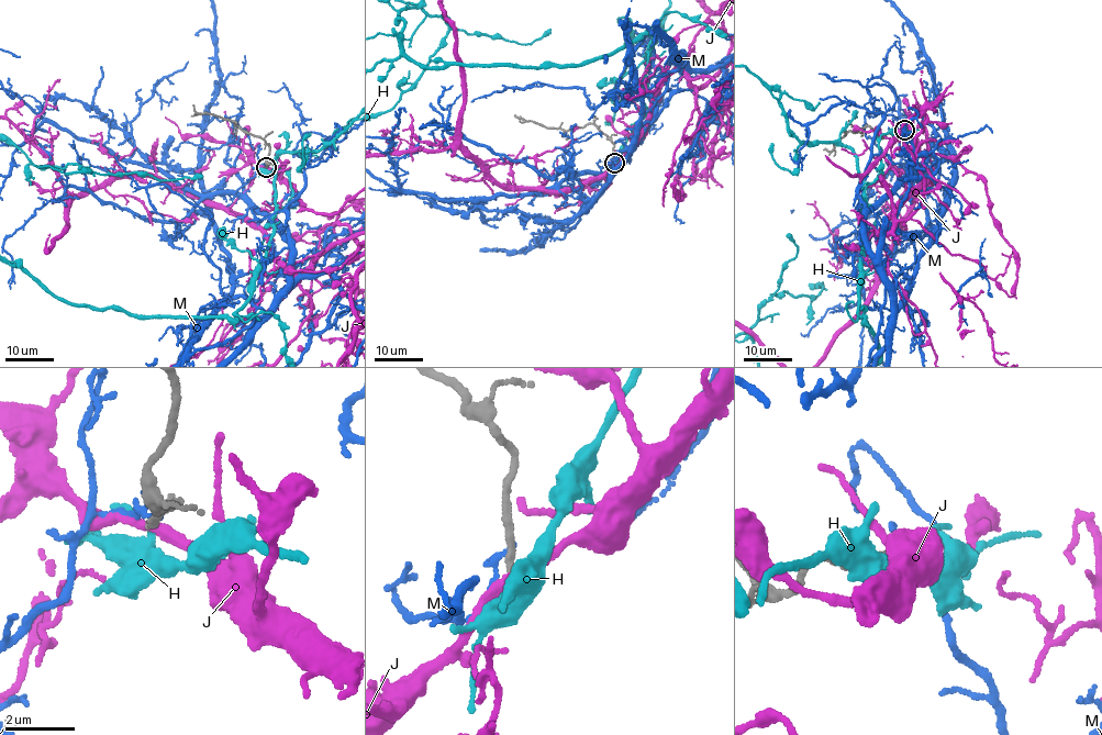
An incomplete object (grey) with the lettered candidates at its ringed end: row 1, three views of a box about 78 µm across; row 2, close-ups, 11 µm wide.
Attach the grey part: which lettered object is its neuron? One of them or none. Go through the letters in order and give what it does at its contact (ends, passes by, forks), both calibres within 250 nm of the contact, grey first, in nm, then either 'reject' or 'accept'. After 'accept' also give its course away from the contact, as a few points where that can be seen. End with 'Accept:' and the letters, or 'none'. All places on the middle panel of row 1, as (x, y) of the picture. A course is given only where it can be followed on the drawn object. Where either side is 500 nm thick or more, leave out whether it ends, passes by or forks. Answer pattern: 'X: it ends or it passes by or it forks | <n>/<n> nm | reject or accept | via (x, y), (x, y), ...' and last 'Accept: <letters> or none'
H: it passes by | 200/260 nm | reject
J: it passes by | 240/280 nm | reject
M: it ends | 300/170 nm | reject
Accept: none

